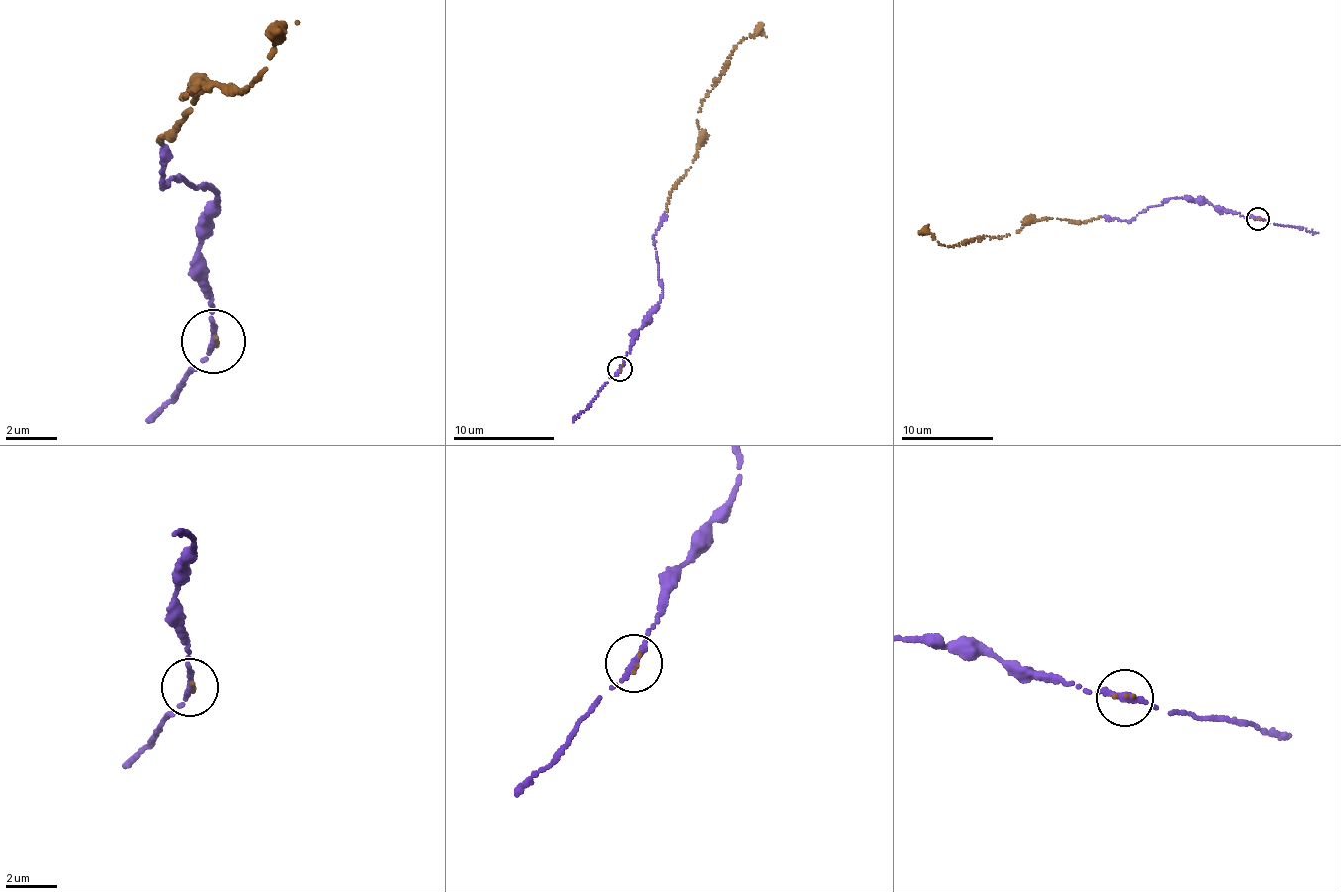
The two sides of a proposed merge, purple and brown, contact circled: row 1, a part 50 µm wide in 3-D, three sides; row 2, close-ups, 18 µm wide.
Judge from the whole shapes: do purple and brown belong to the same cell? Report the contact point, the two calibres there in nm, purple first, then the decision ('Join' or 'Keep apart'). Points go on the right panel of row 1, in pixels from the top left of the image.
Place: (1258, 219). Thickness 240 nm (purple) against 100 nm. Join

